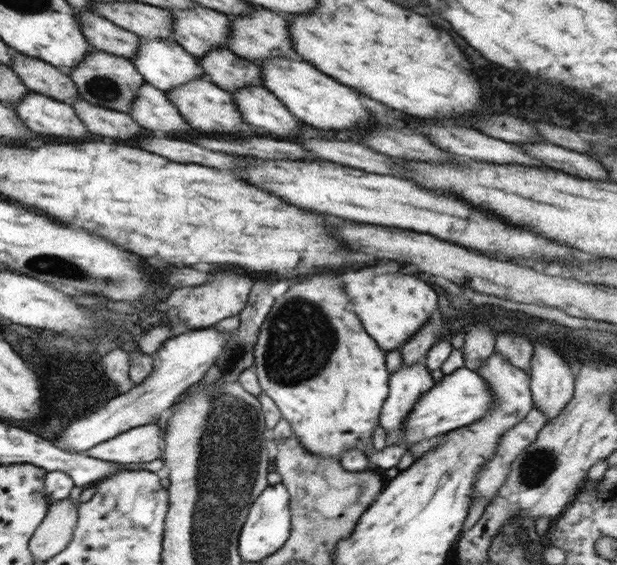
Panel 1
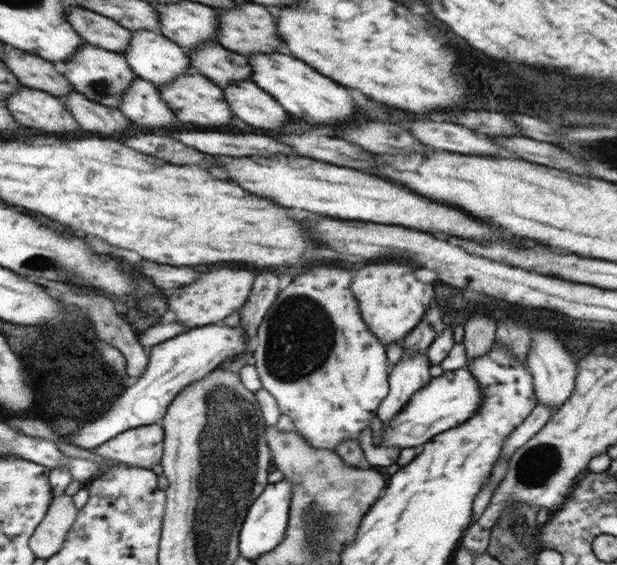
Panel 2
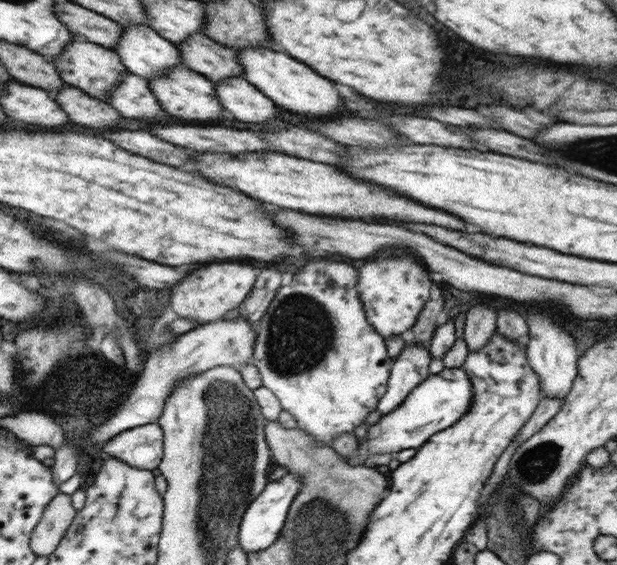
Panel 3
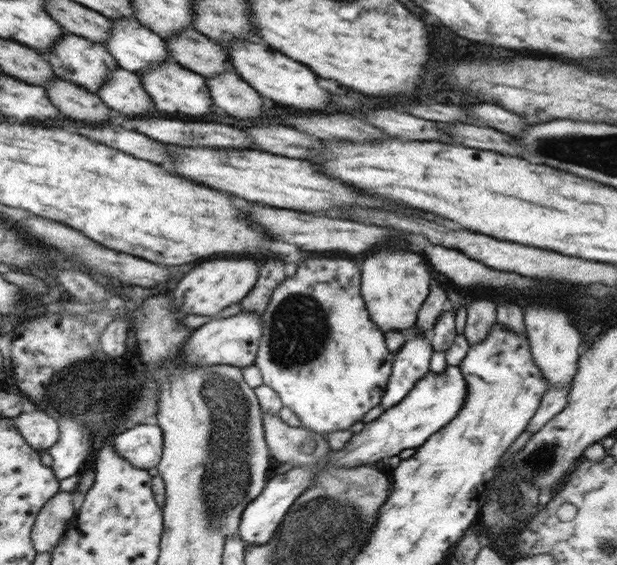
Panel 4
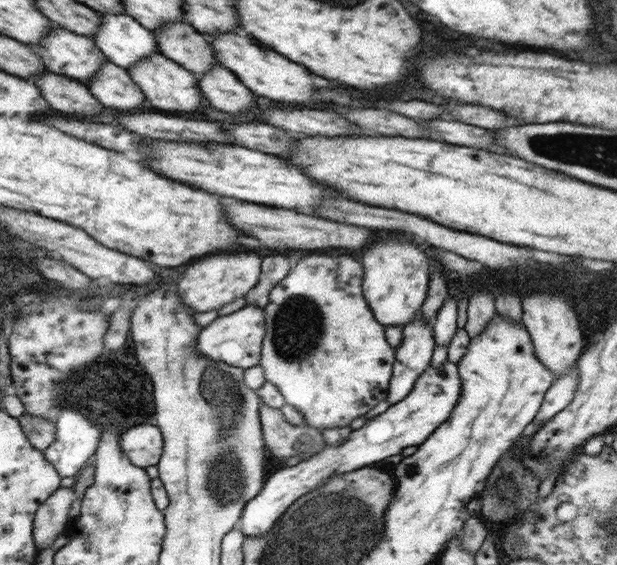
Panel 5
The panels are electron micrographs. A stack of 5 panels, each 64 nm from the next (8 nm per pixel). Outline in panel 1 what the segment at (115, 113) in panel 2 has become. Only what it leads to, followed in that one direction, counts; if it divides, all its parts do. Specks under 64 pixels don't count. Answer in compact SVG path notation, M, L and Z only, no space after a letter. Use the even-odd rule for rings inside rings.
M81 97L74 102L73 108L86 128L92 134L100 134L103 140L118 142L128 138L138 138L146 131L129 114L94 106Z

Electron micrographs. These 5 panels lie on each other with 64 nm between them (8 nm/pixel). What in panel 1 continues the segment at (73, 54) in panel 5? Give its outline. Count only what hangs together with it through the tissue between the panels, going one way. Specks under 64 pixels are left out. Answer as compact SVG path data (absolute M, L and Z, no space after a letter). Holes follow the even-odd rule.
M92 50L75 67L68 71L70 79L76 84L83 100L94 106L130 114L132 102L140 92L140 86L146 84L144 76L137 70L132 60L104 51Z

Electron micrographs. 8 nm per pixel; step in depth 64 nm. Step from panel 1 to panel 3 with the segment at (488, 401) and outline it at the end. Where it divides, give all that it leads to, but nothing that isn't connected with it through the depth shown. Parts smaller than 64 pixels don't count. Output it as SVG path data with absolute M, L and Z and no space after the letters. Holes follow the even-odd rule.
M446 367L442 372L438 374L430 374L426 380L423 380L414 390L410 391L410 394L402 401L400 406L389 412L386 416L382 415L380 422L370 426L366 438L360 442L358 446L358 454L355 457L344 458L347 463L352 466L356 464L364 464L365 460L368 460L373 454L393 454L393 452L400 452L400 450L406 450L406 448L416 448L422 446L433 434L439 433L441 430L452 426L459 418L462 418L462 414L470 408L472 402L473 388L468 375L465 370L461 368L448 368Z

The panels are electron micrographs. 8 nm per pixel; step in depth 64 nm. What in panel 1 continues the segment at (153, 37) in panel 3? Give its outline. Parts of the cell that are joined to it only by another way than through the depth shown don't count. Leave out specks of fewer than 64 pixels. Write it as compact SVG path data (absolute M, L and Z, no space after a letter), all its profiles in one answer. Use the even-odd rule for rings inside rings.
M139 37L139 49L132 64L144 76L146 83L164 92L170 92L178 86L184 86L184 84L200 80L200 78L207 79L197 58L186 52L176 41L170 39Z

